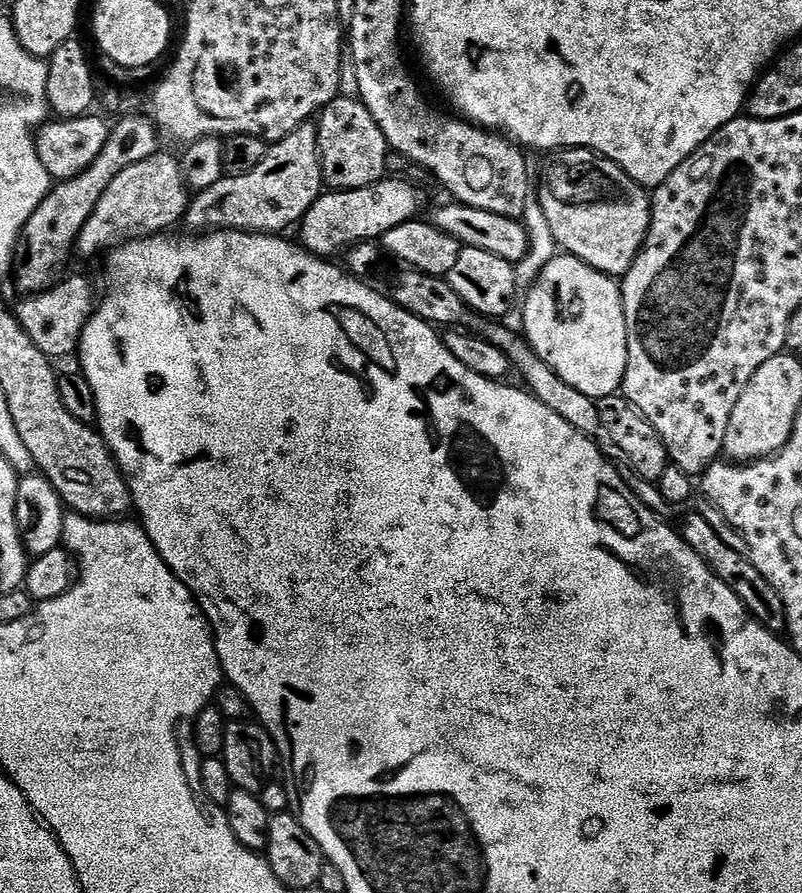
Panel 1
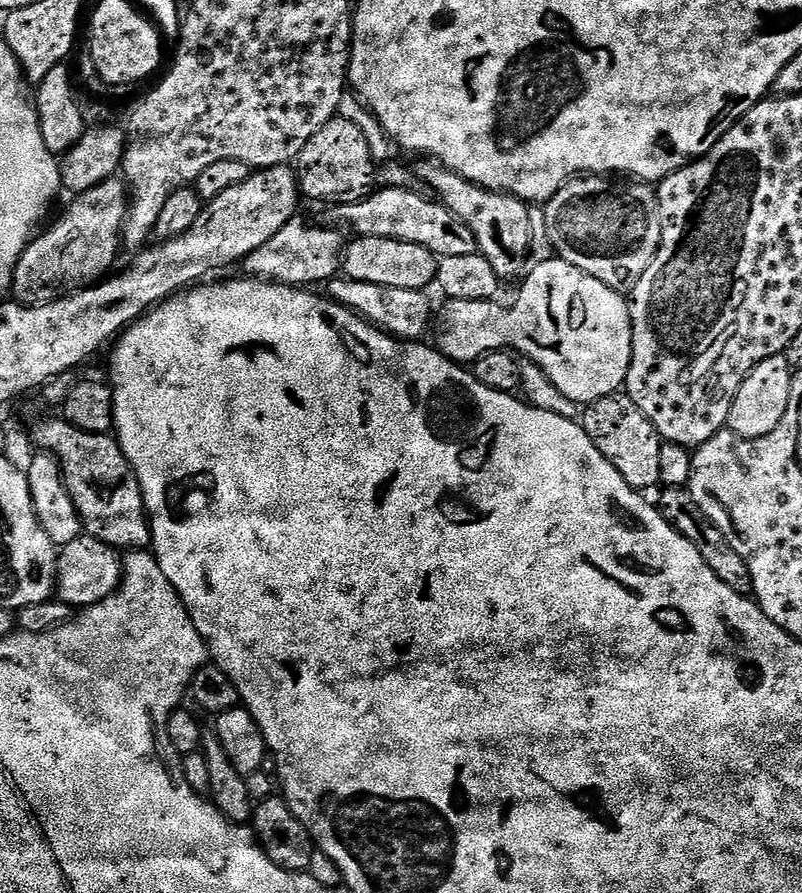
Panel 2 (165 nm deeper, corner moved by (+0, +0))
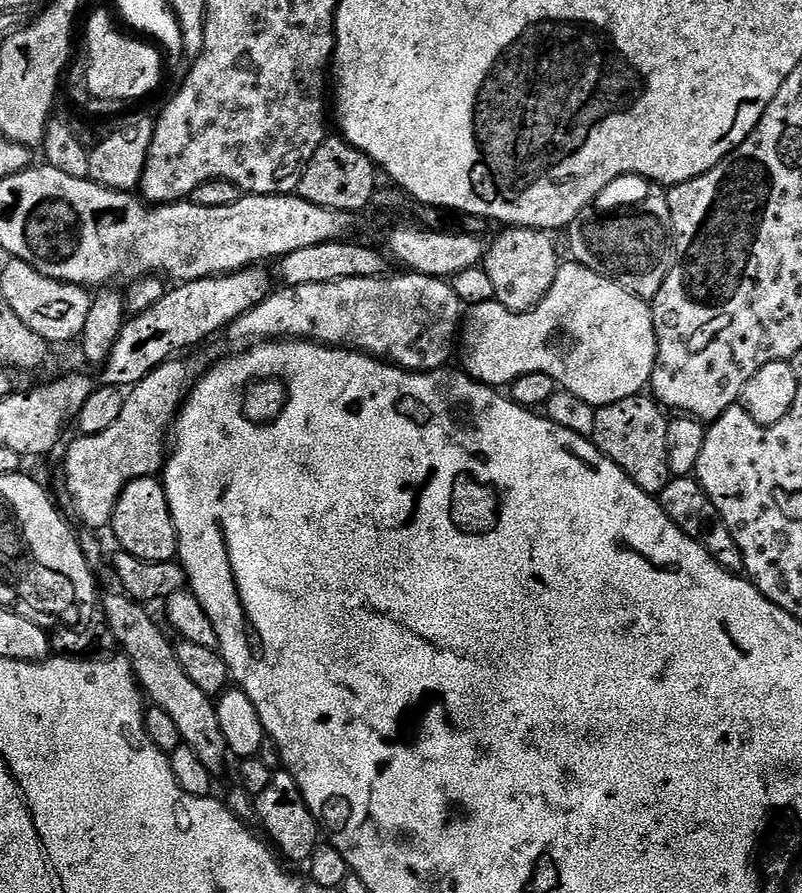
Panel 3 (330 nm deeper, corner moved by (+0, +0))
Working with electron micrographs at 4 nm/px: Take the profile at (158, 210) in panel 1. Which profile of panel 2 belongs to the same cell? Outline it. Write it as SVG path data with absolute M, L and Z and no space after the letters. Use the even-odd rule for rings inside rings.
M120 178L103 180L73 200L76 201L65 210L64 216L56 221L53 219L29 242L22 258L18 258L12 292L19 303L48 304L105 279L113 271L112 263L122 252L124 219L128 217L130 193L127 183Z

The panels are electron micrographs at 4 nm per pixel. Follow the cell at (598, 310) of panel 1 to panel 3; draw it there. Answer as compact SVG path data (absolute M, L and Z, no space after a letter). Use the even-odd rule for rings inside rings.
M575 262L561 263L558 274L554 278L554 286L550 286L546 298L542 298L542 302L538 302L538 306L531 308L529 312L511 312L506 310L506 306L499 304L496 299L471 305L462 320L462 348L463 344L465 364L463 367L472 379L480 381L481 384L511 386L522 374L541 372L542 374L550 374L550 378L554 378L556 385L563 391L578 394L578 398L582 398L582 402L590 402L597 406L641 395L649 387L656 361L656 335L654 334L654 318L649 301L638 299L634 294L630 294L630 290L618 286L610 278L606 278L602 274L594 274L594 270Z

